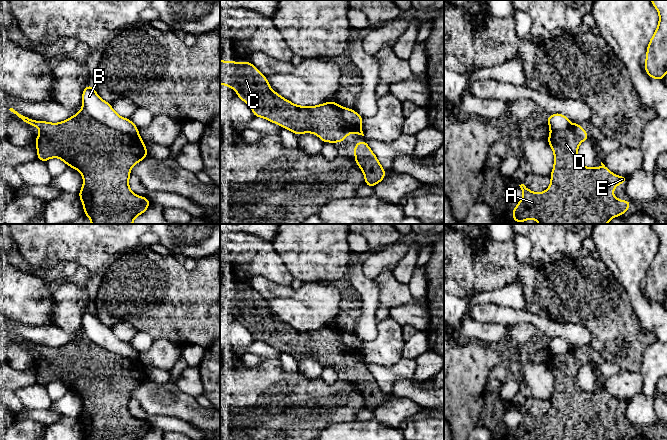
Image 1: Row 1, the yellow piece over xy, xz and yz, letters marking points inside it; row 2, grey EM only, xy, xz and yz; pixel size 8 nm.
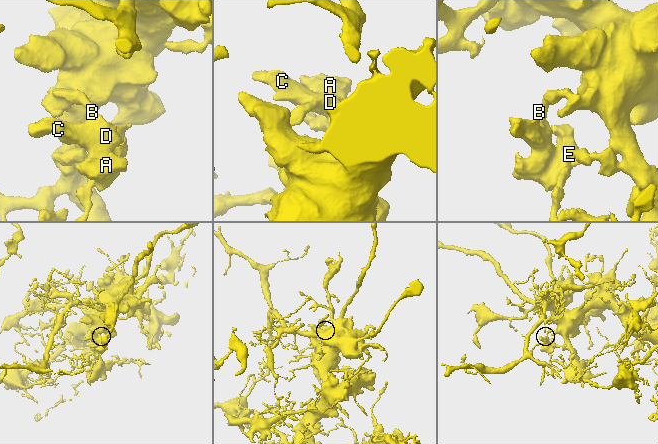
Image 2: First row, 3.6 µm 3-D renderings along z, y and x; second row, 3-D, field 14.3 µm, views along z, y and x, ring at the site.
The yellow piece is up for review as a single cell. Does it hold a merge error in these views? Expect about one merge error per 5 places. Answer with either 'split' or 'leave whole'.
split

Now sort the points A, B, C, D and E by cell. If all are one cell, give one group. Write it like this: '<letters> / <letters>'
A C D E / B

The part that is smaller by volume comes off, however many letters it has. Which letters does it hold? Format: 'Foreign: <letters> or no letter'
Foreign: A, C, D, E

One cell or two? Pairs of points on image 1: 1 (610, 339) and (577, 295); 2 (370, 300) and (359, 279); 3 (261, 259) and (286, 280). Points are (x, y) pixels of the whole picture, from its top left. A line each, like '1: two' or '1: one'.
1: one
2: one
3: one

